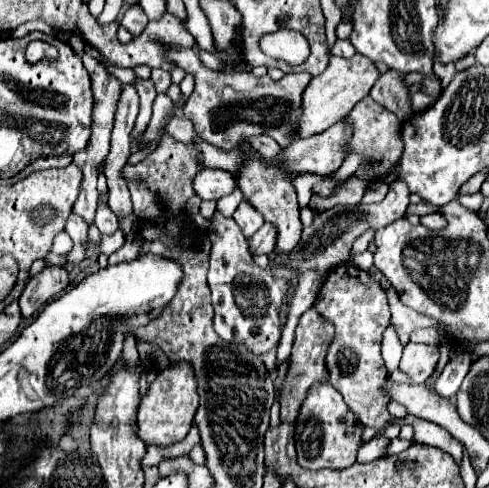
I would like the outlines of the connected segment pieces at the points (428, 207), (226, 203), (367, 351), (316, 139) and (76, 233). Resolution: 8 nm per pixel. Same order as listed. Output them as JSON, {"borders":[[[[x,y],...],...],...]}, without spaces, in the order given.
{"borders":[[[[422,201],[418,204],[410,204],[405,213],[405,217],[407,217],[410,214],[417,214],[419,216],[423,216],[432,212],[439,213],[440,208],[437,206],[431,205],[430,203]]],[[[235,189],[235,193],[233,193],[233,195],[225,195],[221,201],[217,201],[217,211],[215,211],[215,213],[231,217],[231,215],[235,213],[235,209],[237,209],[237,203],[239,203],[239,201],[241,201],[241,191],[239,191],[239,189]]],[[[345,263],[329,271],[319,297],[315,301],[317,311],[335,323],[335,339],[327,353],[327,371],[329,371],[329,383],[343,395],[349,409],[355,411],[363,427],[373,427],[377,431],[383,431],[389,425],[411,425],[415,429],[415,441],[435,445],[449,455],[453,455],[455,463],[461,467],[463,461],[463,445],[443,427],[437,423],[431,423],[427,419],[419,419],[415,415],[407,417],[391,417],[387,413],[387,395],[383,393],[383,385],[387,379],[387,369],[381,357],[381,339],[383,331],[389,325],[391,311],[387,297],[383,289],[371,279],[367,271],[357,269],[353,263]]],[[[337,121],[327,131],[293,141],[285,151],[287,167],[297,175],[301,171],[329,175],[337,171],[345,159],[345,143],[351,137],[351,127]]],[[[75,213],[69,215],[65,225],[67,235],[73,239],[73,251],[69,253],[69,263],[81,263],[85,259],[85,239],[87,239],[87,223]]]]}

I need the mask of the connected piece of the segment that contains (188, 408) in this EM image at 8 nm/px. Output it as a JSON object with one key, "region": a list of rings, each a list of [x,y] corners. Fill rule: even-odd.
{"region":[[[189,363],[169,365],[149,385],[147,395],[141,397],[141,403],[137,409],[137,421],[135,421],[137,437],[145,445],[157,445],[157,447],[167,447],[181,441],[189,433],[197,405],[199,405],[199,395],[197,395],[197,383],[195,383],[191,365]]]}

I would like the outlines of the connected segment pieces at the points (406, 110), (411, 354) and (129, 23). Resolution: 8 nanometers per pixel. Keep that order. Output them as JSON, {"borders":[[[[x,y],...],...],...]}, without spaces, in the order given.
{"borders":[[[[387,71],[383,73],[377,83],[373,85],[371,93],[369,93],[379,105],[383,105],[385,109],[393,111],[401,121],[411,113],[411,105],[409,105],[409,93],[407,93],[407,85],[399,79],[397,71]]],[[[407,343],[403,349],[401,365],[399,369],[409,375],[411,383],[425,383],[427,377],[433,373],[435,365],[439,359],[439,349],[437,345],[417,345],[417,343]]],[[[135,4],[125,12],[121,25],[136,37],[144,31],[148,22],[149,19],[141,6],[139,4]]]]}

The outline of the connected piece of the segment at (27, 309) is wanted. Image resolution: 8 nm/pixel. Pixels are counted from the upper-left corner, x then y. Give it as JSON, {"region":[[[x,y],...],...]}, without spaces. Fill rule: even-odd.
{"region":[[[47,267],[39,275],[31,277],[23,295],[19,297],[19,307],[23,317],[31,317],[37,313],[43,305],[47,305],[49,299],[65,291],[69,285],[69,273],[63,267]]]}

